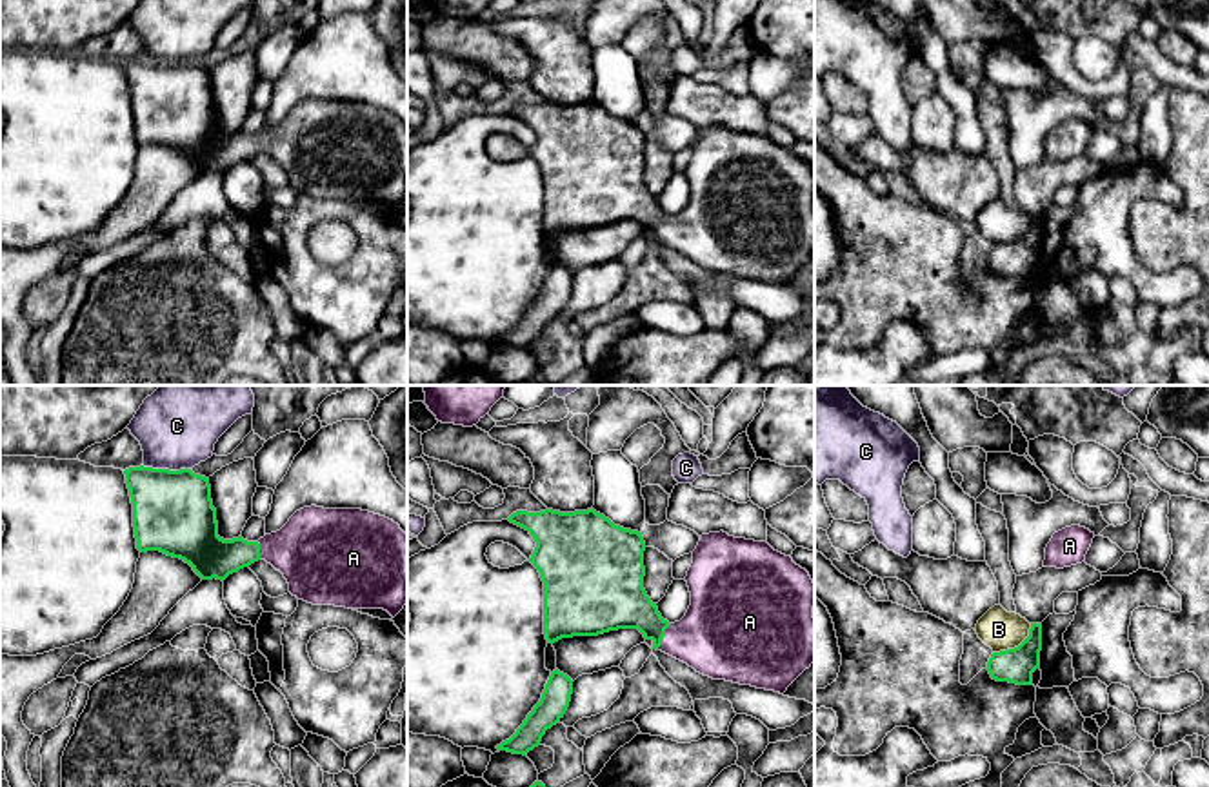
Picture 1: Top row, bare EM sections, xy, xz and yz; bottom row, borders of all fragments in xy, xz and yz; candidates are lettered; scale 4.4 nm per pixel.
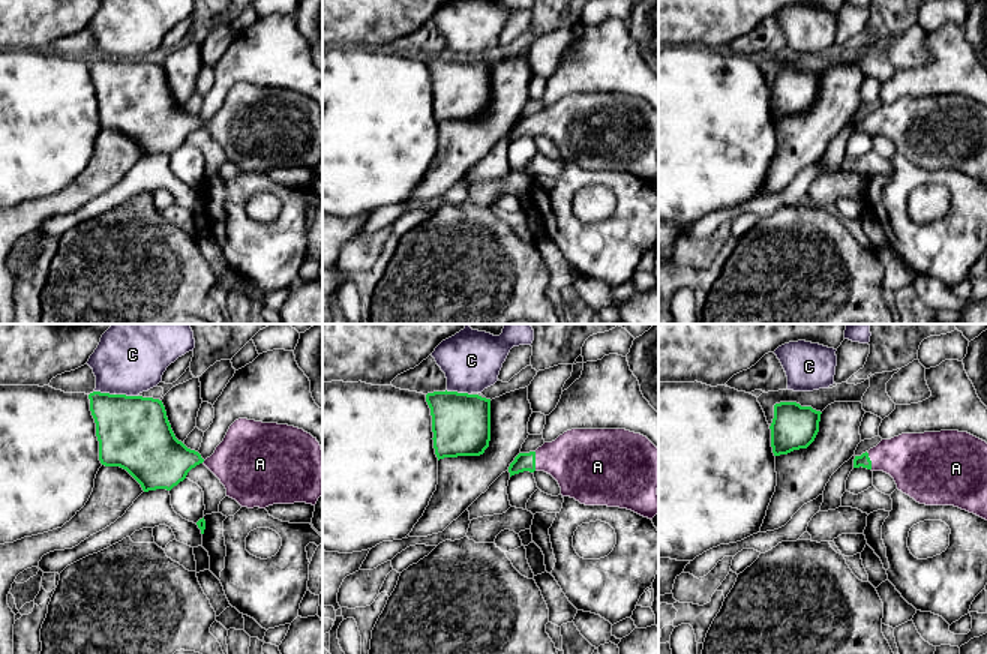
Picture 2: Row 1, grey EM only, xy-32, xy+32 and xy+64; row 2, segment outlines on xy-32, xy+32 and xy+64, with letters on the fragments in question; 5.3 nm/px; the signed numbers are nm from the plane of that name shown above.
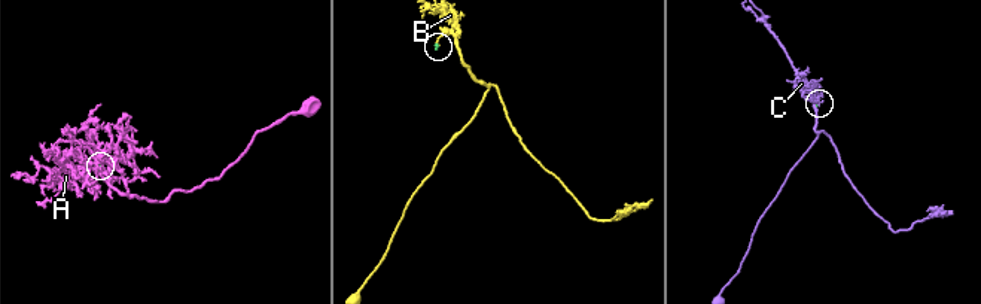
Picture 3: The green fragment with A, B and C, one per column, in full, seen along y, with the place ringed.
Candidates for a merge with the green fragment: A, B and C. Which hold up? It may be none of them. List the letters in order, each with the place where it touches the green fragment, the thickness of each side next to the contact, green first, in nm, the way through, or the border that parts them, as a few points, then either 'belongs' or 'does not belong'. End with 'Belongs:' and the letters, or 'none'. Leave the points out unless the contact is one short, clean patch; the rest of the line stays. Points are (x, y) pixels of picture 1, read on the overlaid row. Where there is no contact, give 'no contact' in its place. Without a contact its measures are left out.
A: meets green in xz at (664, 635); 240 nm thick on the green side, 360 nm on the other; runs through xz (619, 602), (639, 611), (664, 635), (720, 637); belongs
B: meets green in yz at (1015, 647); 160 nm thick on the green side, 180 nm on the other; border along yz (1031, 624), (1029, 633), (1015, 647), (993, 653); does not belong
C: meets green in xy at (166, 469); 360 nm thick on the green side, 360 nm on the other; does not belong
Belongs: A

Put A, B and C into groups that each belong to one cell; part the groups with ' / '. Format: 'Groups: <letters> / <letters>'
Groups: A / B / C

